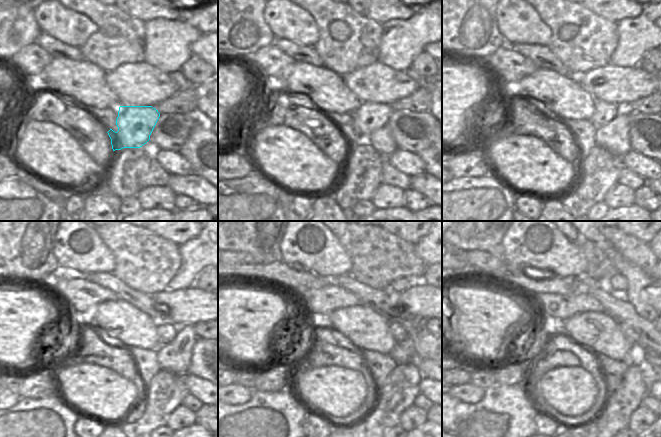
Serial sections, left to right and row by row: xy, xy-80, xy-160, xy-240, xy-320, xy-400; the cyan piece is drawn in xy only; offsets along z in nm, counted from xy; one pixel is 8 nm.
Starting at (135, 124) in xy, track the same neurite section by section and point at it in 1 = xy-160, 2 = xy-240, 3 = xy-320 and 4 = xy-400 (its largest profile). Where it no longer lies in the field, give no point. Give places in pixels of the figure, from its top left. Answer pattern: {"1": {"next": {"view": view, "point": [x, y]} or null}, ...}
{"1": {"next": {"view": "xy-160", "point": [604, 112]}}, "2": {"next": {"view": "xy-240", "point": [166, 333]}}, "3": {"next": {"view": "xy-320", "point": [399, 333]}}, "4": {"next": {"view": "xy-400", "point": [631, 332]}}}

